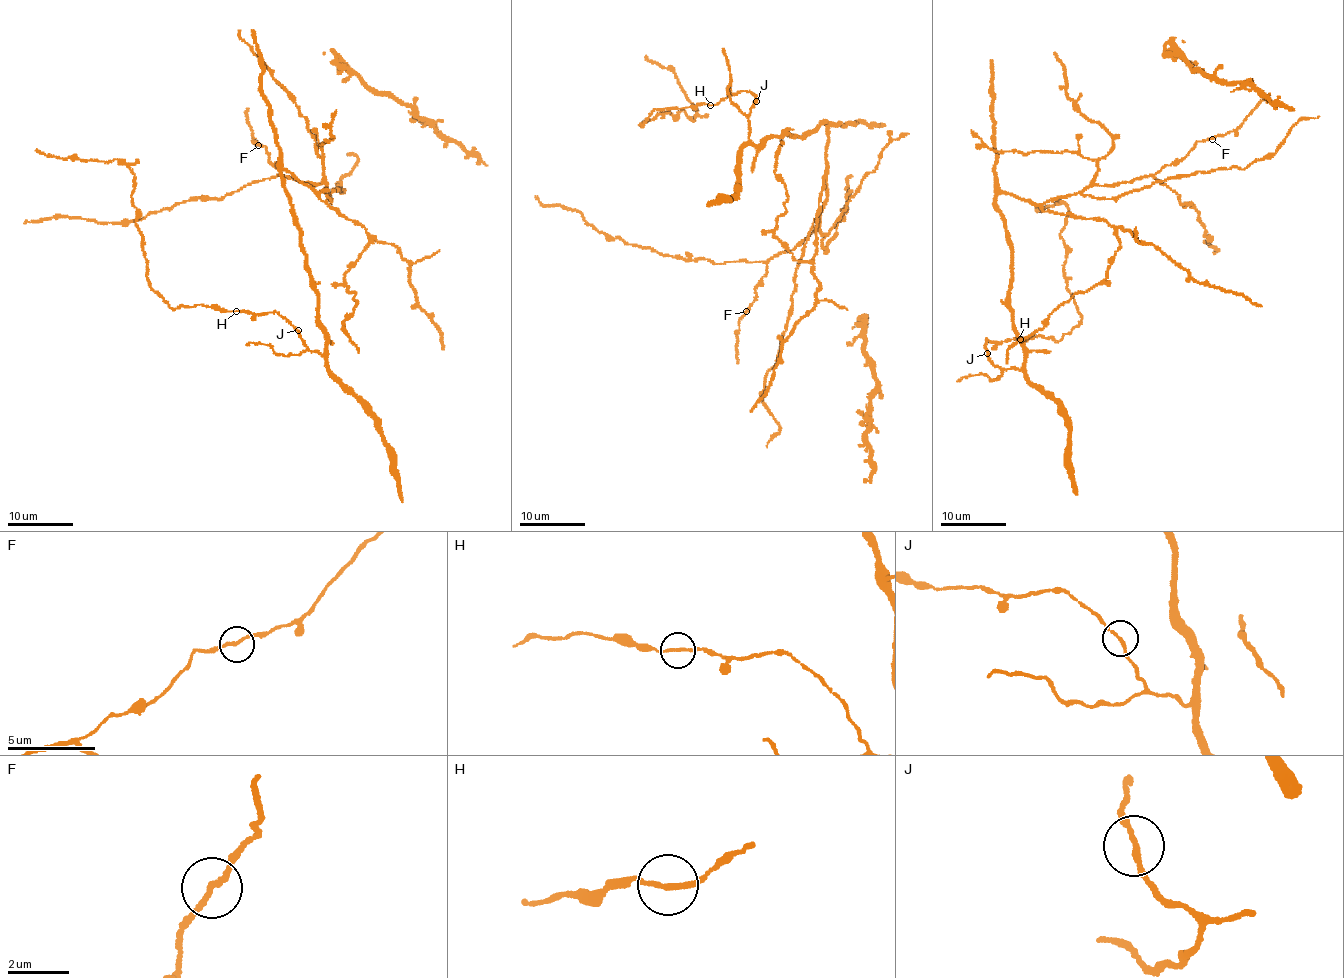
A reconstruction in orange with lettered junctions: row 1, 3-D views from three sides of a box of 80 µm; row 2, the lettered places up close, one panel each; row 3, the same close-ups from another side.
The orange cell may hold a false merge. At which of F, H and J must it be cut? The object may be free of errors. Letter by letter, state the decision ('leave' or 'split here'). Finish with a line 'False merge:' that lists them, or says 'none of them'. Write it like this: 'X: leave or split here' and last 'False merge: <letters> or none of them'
F: leave
H: leave
J: leave
False merge: none of them

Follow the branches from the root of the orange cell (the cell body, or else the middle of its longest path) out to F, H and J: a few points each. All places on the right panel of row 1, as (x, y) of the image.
F: (1008, 240), (995, 202), (1001, 192), (1037, 204), (1089, 185), (1131, 183), (1179, 161), (1197, 141), (1212, 139)
H: (1008, 240), (1012, 329), (1023, 348), (1024, 363), (1020, 369), (1000, 370), (989, 359), (986, 339), (1020, 339)
J: (1008, 240), (1012, 329), (1023, 348), (1024, 363), (1020, 369), (1000, 370), (987, 353)

